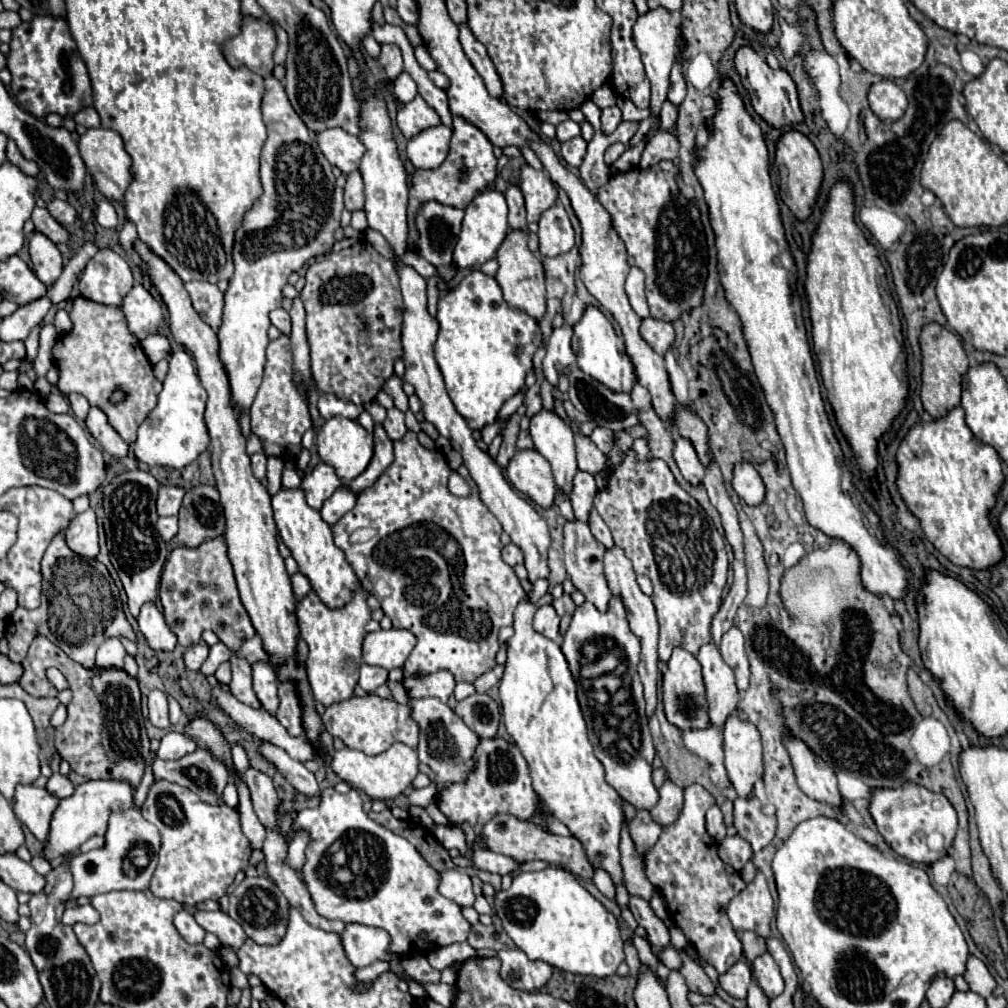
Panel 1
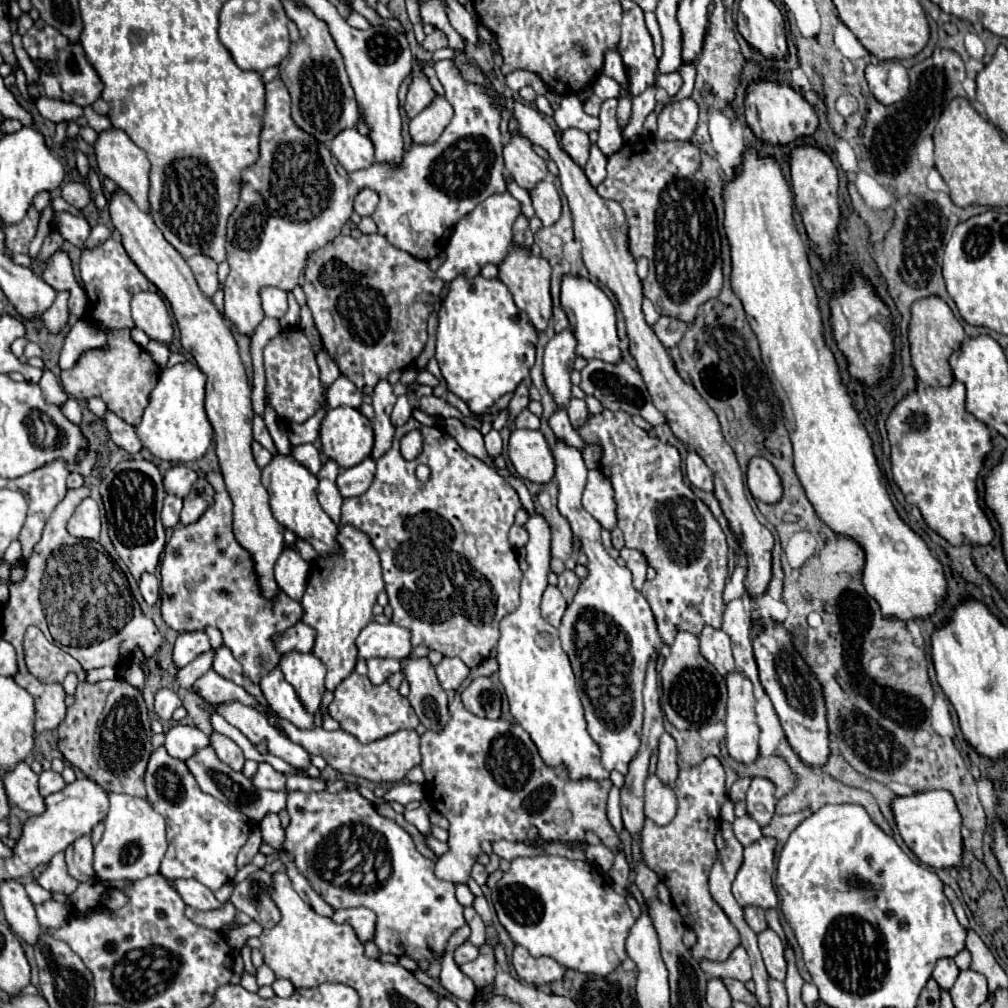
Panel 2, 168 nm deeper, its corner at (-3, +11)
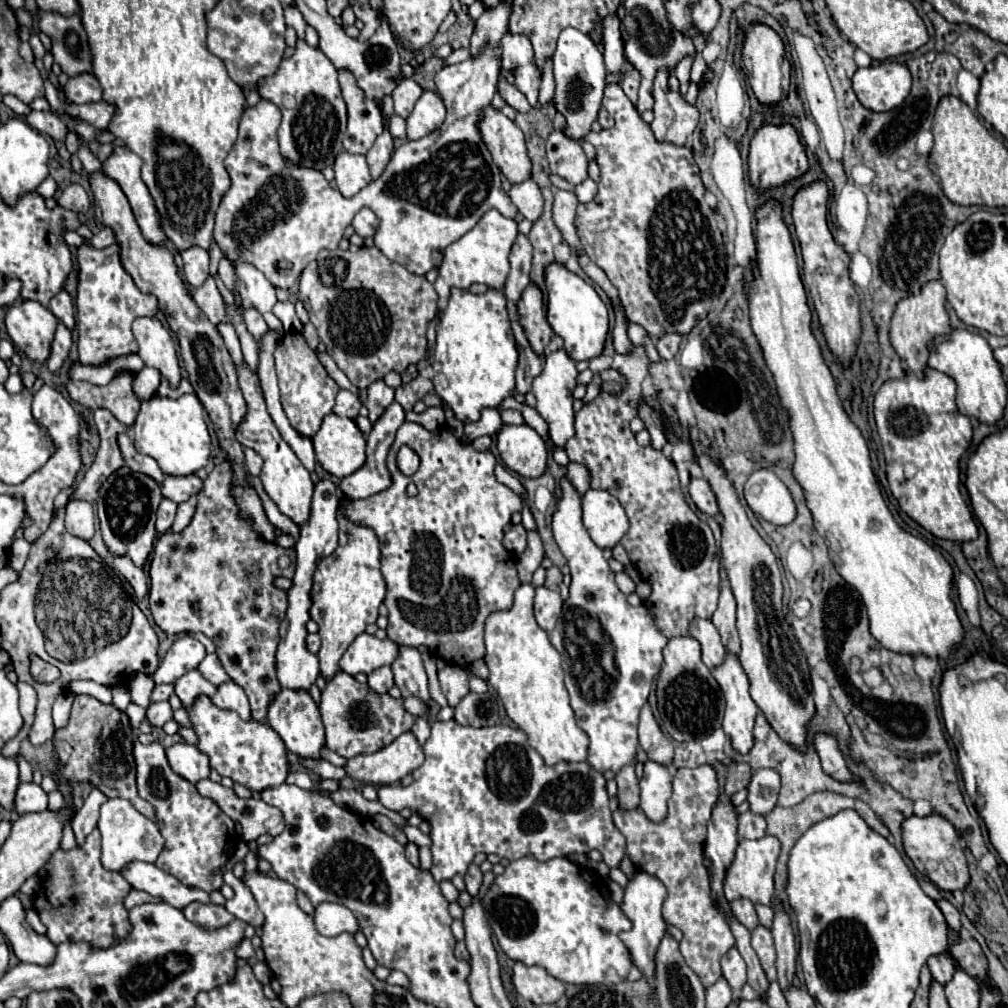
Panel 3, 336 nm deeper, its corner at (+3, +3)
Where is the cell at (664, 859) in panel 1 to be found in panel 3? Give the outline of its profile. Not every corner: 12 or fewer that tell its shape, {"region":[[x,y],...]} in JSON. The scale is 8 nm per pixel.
{"region":[[712,766],[678,768],[662,822],[614,812],[704,988],[734,946],[702,864]]}

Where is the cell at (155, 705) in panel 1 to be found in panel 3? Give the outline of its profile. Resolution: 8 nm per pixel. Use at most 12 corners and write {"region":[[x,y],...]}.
{"region":[[154,702],[146,708],[152,726],[172,720],[168,702]]}

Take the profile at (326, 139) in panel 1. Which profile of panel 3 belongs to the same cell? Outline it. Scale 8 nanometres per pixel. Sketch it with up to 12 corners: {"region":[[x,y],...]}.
{"region":[[342,152],[334,162],[336,186],[352,198],[370,184],[364,156]]}

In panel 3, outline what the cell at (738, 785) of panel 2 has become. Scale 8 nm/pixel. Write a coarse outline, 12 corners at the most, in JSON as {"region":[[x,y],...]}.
{"region":[[730,762],[726,794],[748,786],[752,770],[744,762]]}

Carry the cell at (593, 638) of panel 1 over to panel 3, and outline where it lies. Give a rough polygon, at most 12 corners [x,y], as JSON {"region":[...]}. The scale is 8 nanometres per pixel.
{"region":[[562,478],[572,584],[550,642],[588,764],[634,762],[660,632],[630,606]]}

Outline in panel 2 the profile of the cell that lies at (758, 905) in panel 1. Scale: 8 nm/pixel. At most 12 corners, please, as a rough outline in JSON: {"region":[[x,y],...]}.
{"region":[[774,838],[744,850],[732,884],[742,908],[778,908]]}

